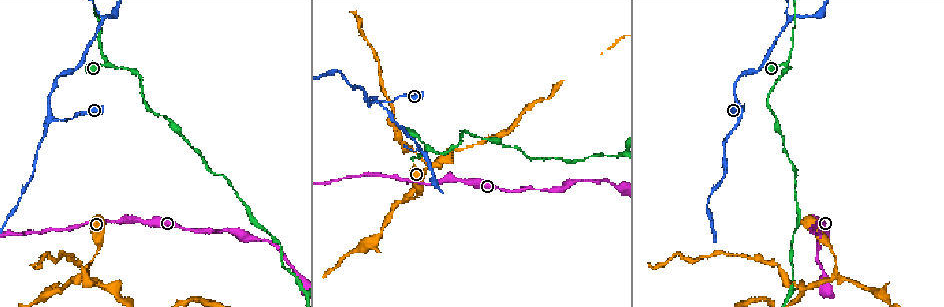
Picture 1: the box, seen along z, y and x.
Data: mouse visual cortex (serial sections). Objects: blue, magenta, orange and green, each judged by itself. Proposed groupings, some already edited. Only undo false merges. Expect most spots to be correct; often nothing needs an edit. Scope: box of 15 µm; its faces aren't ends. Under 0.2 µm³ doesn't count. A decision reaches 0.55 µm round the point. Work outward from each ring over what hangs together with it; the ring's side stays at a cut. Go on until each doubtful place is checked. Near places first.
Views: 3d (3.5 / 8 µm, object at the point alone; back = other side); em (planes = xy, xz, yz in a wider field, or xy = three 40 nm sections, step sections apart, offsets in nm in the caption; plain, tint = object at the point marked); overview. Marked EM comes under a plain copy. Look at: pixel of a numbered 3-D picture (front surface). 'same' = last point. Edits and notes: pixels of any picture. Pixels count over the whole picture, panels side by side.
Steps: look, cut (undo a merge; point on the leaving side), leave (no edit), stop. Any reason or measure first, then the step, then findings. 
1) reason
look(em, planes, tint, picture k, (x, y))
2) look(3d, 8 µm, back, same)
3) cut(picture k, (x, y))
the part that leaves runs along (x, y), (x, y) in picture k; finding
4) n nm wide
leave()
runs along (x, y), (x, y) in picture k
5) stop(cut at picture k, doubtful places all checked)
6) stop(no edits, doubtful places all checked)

branch point
look(em, xy, step 1, tint, picture 1, (403, 201))

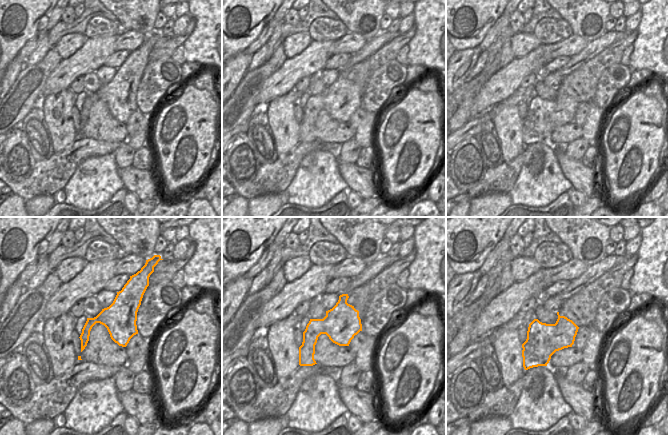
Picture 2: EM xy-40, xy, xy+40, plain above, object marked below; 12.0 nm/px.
wider look
look(3d, 3.5 µm, same)

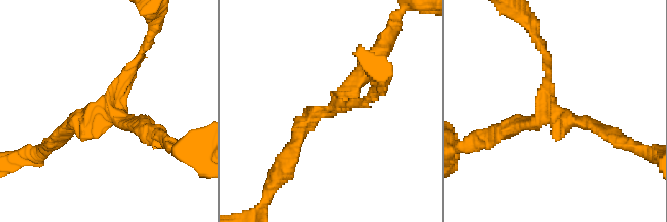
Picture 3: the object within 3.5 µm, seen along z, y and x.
leave()
runs along (543, 50), (551, 108), (507, 129) in picture 3; continuous, no second cell

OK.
sharp bend
look(3d, 8 µm, back, picture 1, (427, 167))

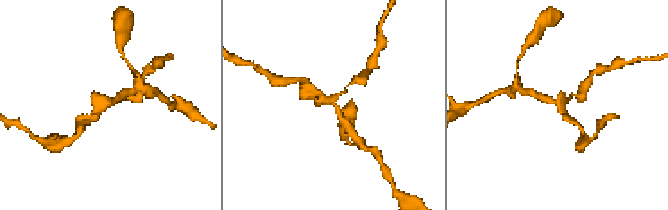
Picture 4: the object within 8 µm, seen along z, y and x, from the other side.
shape alone is not enough
look(em, xy, step 3, tint, picture 4, (559, 104))

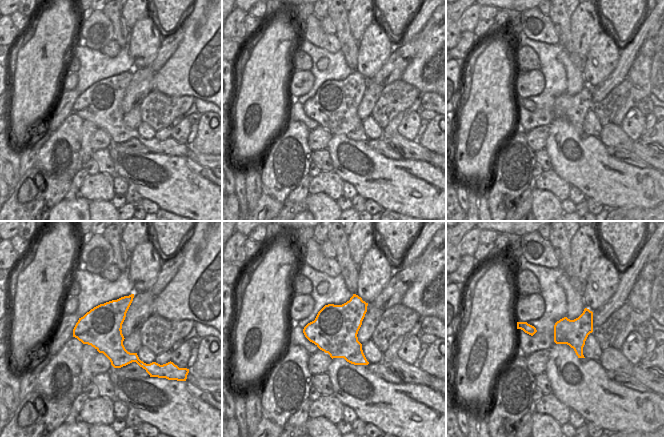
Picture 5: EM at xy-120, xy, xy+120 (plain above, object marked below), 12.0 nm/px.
leave()
runs along (346, 124), (333, 98), (353, 81) in picture 4; one cell here

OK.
sudden change in width
look(3d, 8 µm, picture 1, (788, 283))

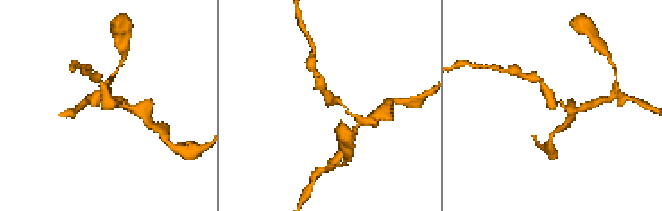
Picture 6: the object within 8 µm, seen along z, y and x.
look(3d, 3.5 µm, picture 6, (106, 101))

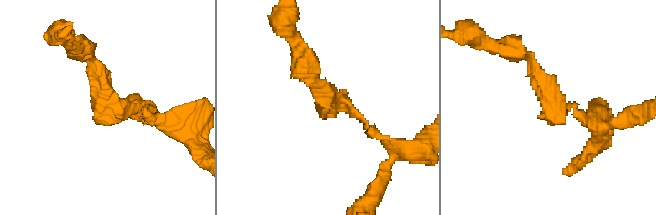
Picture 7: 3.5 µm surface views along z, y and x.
arms of 100, 200 nm; need the tissue
look(em, xy, step 2, tint, picture 7, (104, 104))

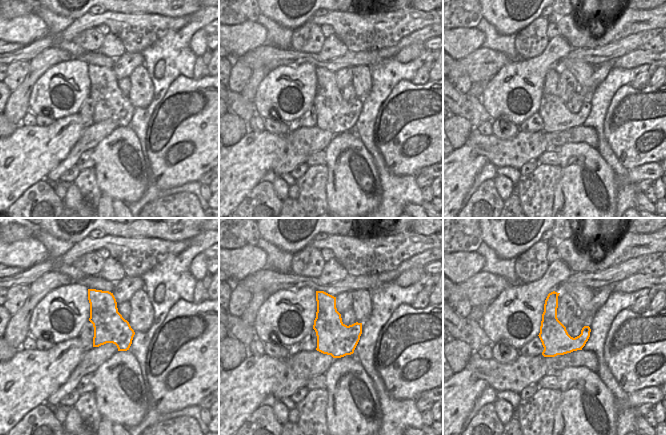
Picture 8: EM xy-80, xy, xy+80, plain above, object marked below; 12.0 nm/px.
leave()
runs along (155, 121), (115, 115), (87, 53) in picture 7; continuous, no second cell

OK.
abrupt turn
look(3d, 8 µm, back, picture 1, (117, 67))

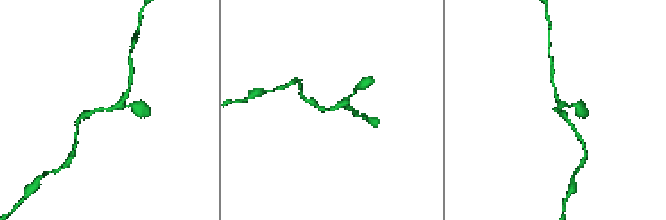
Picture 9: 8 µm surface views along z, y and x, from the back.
zoom in
look(3d, 3.5 µm, picture 9, (555, 110))

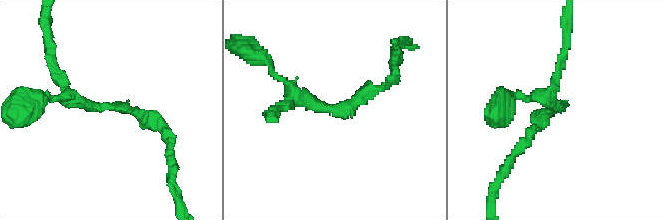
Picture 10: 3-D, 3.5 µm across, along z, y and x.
need the tissue
look(em, xy, step 2, tint, picture 10, (560, 109))

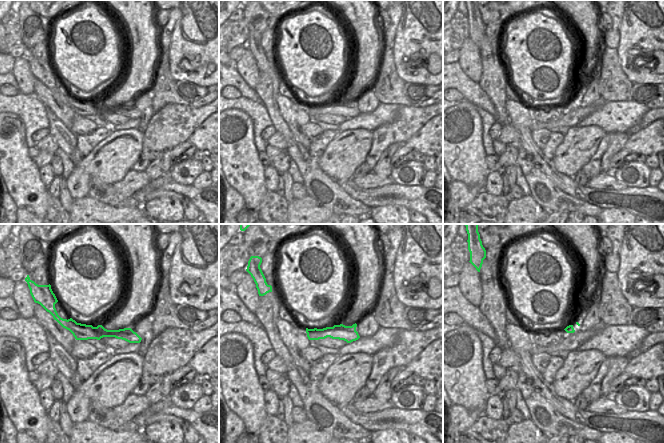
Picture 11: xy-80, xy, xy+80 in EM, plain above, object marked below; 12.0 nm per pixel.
leave()
one cell here

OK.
arms part here
look(3d, 3.5 µm, picture 1, (373, 101))

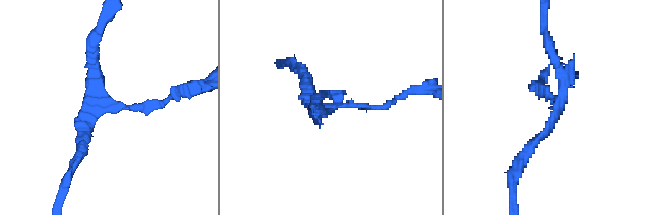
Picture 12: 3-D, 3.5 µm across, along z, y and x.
now the EM
look(em, xy, step 1, tint, picture 12, (559, 101))

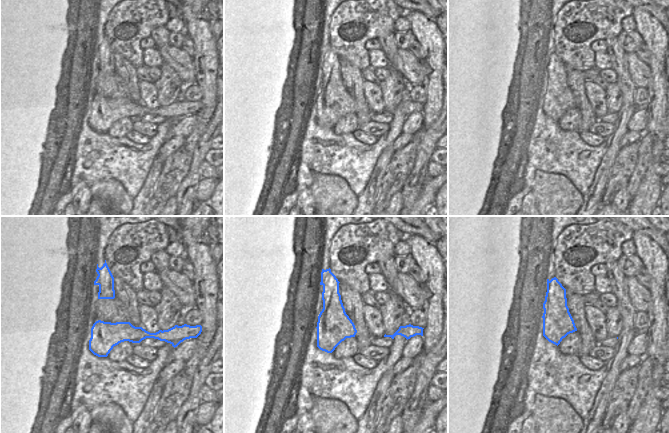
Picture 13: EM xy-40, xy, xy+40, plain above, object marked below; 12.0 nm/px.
leave()
runs along (166, 102), (111, 105), (92, 84), (92, 41) in picture 12; all the same cell

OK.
a fork
look(3d, 8 µm, back, picture 1, (421, 153))

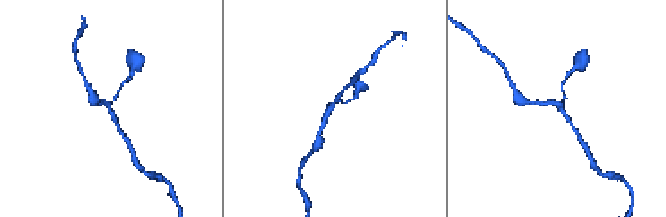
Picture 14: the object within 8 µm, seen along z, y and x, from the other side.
zoom in
look(3d, 3.5 µm, picture 14, (107, 106))

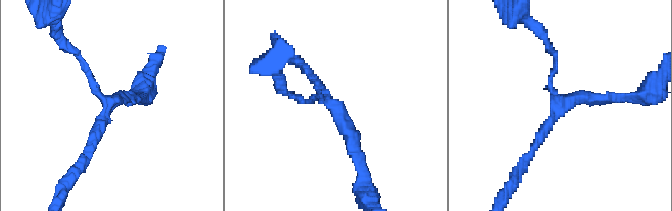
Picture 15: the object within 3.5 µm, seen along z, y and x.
3 arms; arms of 100, 150, 200 nm
look(em, xy, step 5, tint, picture 15, (330, 106))

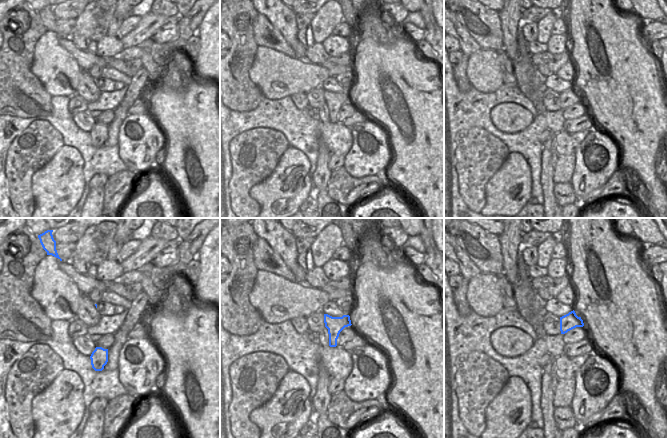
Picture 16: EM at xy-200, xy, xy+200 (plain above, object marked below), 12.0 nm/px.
leave()
runs along (528, 157), (562, 102), (615, 99) in picture 15; continuous, no second cell

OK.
stop(no edits, doubtful places all checked)

